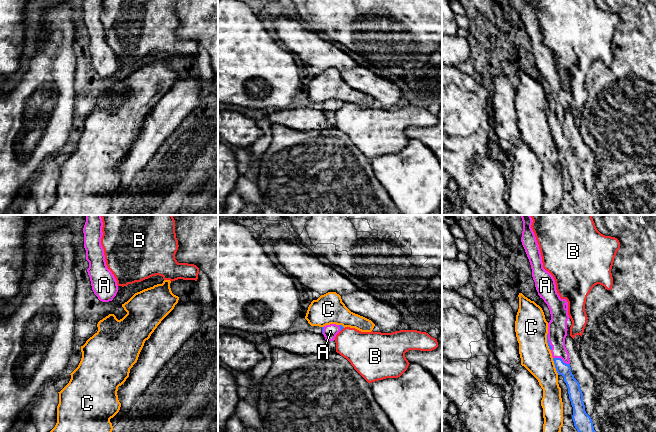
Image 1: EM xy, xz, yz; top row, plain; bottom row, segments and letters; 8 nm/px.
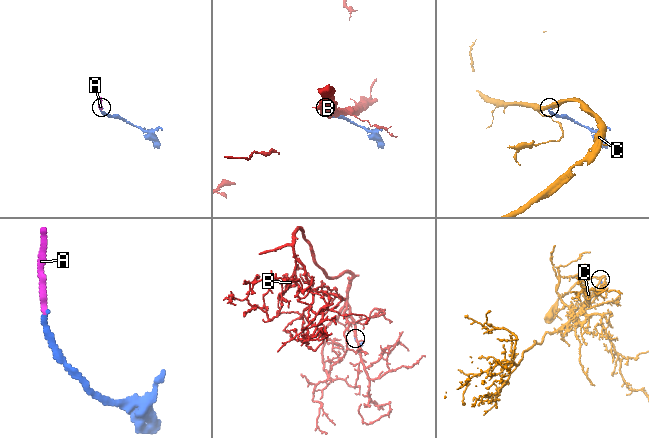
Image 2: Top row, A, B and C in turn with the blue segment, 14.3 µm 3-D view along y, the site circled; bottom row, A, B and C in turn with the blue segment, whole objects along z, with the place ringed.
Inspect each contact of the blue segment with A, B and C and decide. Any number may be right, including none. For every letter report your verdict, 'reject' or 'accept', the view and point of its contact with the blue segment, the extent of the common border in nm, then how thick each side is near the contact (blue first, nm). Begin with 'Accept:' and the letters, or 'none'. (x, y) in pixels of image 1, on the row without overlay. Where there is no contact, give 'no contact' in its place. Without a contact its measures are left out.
Accept: A
A: accept; contact yz (561, 135); length 150 nm; calibres 100 and 160 nm
B: reject; contact xz (342, 104); length 50 nm; calibres 30 and 300 nm
C: reject; contact yz (555, 142); length 140 nm; calibres 110 and 240 nm

